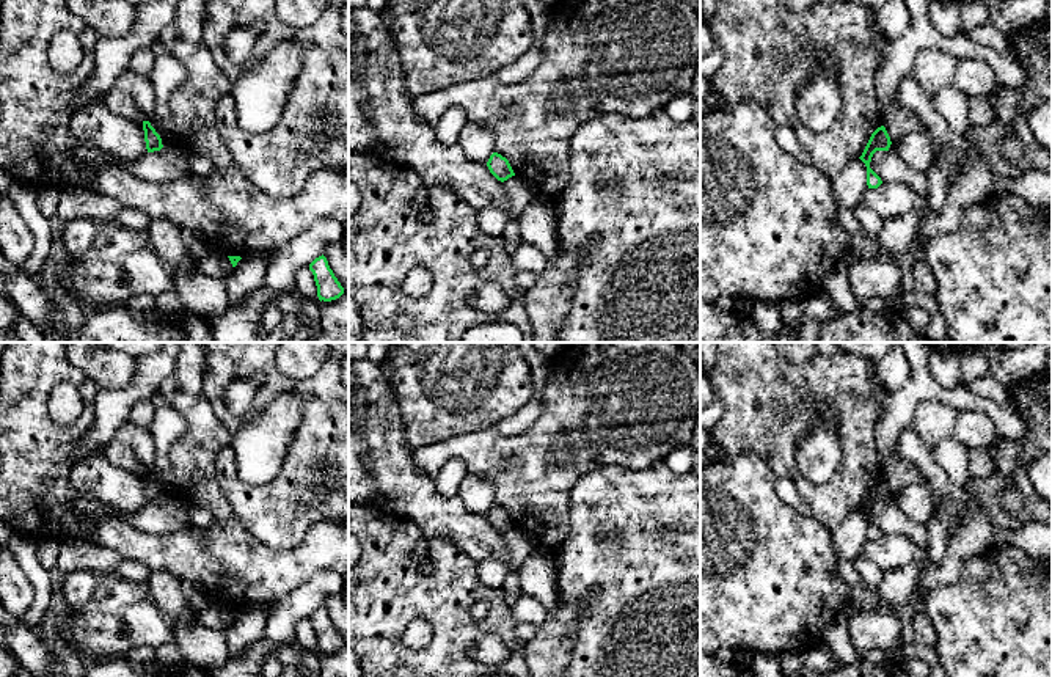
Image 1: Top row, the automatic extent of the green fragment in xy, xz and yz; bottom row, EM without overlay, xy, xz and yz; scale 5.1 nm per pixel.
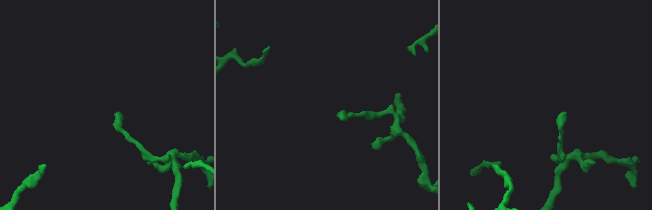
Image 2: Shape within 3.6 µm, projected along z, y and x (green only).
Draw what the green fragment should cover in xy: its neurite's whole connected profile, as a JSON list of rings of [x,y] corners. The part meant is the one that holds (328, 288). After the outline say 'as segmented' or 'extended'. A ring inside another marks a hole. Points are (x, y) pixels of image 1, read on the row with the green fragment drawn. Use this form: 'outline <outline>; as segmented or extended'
outline [[[323,254],[316,258],[309,264],[309,270],[314,275],[314,281],[317,286],[317,297],[320,302],[322,300],[331,302],[331,300],[339,298],[344,294],[344,287],[334,276],[333,270],[330,269],[328,261]]]; as segmented

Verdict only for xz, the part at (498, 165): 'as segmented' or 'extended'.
as segmented

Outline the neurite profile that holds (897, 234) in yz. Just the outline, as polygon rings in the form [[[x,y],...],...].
[[[914,210],[903,217],[886,220],[876,236],[878,245],[875,253],[887,258],[908,258],[923,217],[920,210]]]

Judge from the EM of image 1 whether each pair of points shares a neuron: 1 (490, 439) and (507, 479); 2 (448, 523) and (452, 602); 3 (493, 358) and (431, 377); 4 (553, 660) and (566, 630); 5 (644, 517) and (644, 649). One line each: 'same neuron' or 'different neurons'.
1: same neuron
2: different neurons
3: same neuron
4: same neuron
5: same neuron

